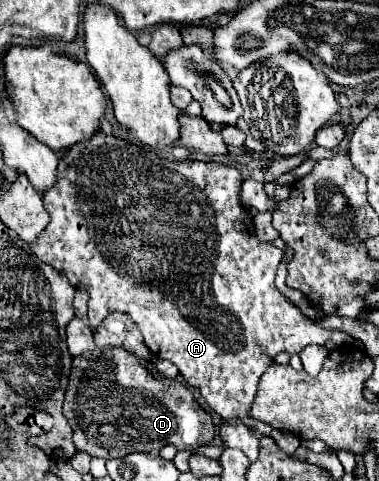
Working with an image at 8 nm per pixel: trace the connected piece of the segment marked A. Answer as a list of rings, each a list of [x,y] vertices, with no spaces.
[[[96,133],[90,141],[82,141],[76,143],[64,157],[60,157],[58,163],[58,181],[52,189],[48,189],[44,193],[44,209],[48,209],[50,221],[46,225],[46,229],[40,233],[38,241],[34,243],[32,251],[36,253],[36,257],[48,265],[52,265],[54,269],[62,271],[70,283],[76,289],[86,289],[90,295],[88,301],[88,319],[92,327],[98,327],[102,323],[102,319],[114,311],[118,313],[126,313],[130,315],[138,325],[140,331],[144,335],[144,341],[148,345],[148,349],[160,357],[166,359],[170,363],[174,363],[180,371],[180,375],[200,391],[200,395],[204,397],[204,401],[210,405],[210,409],[214,409],[222,419],[234,419],[240,417],[248,427],[252,427],[254,431],[262,433],[262,435],[270,435],[276,439],[276,443],[280,445],[280,449],[288,455],[294,455],[294,451],[300,447],[300,439],[296,439],[294,435],[284,435],[276,429],[272,429],[270,425],[264,425],[262,421],[252,421],[248,417],[248,409],[254,401],[254,389],[258,385],[260,375],[264,373],[264,369],[268,369],[274,361],[274,357],[280,351],[288,351],[292,353],[300,353],[306,345],[314,343],[314,345],[324,345],[326,341],[336,343],[336,347],[344,347],[352,343],[352,337],[346,335],[344,331],[338,329],[324,329],[320,327],[316,321],[310,321],[302,315],[302,311],[298,307],[294,307],[274,285],[274,277],[276,277],[276,269],[278,263],[282,259],[282,249],[274,247],[272,243],[262,243],[256,237],[254,231],[254,221],[252,215],[240,205],[240,187],[242,187],[242,175],[236,167],[232,165],[224,165],[224,163],[202,163],[202,161],[168,161],[162,159],[160,155],[152,153],[152,151],[144,151],[138,145],[132,145],[128,141],[122,141],[118,137],[112,135],[104,135],[104,133]]]

